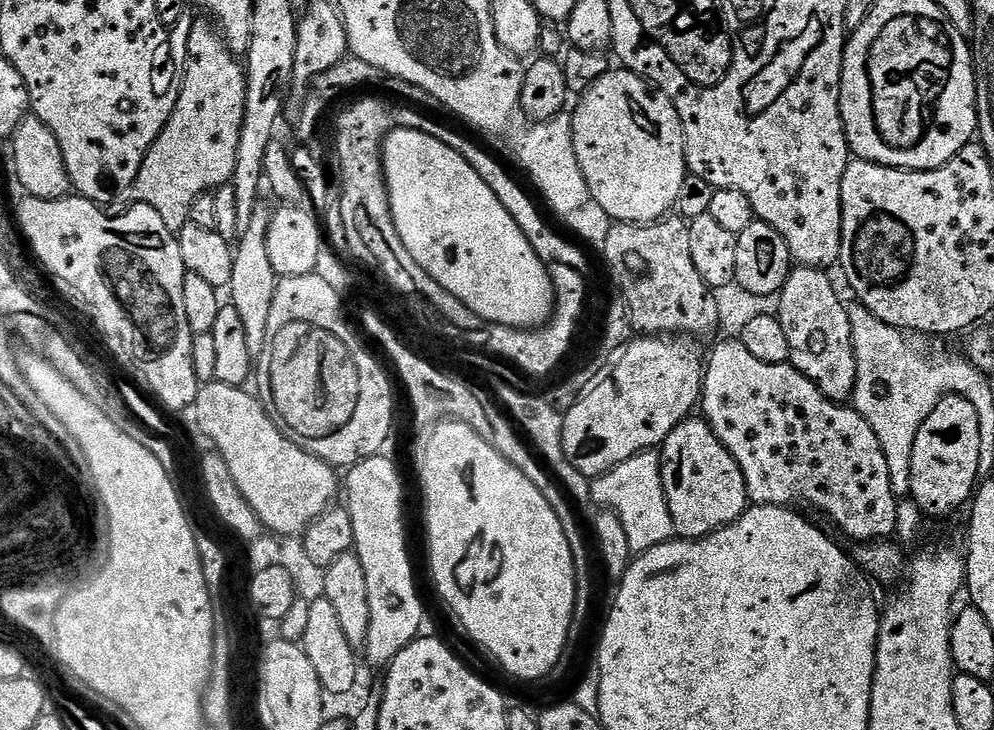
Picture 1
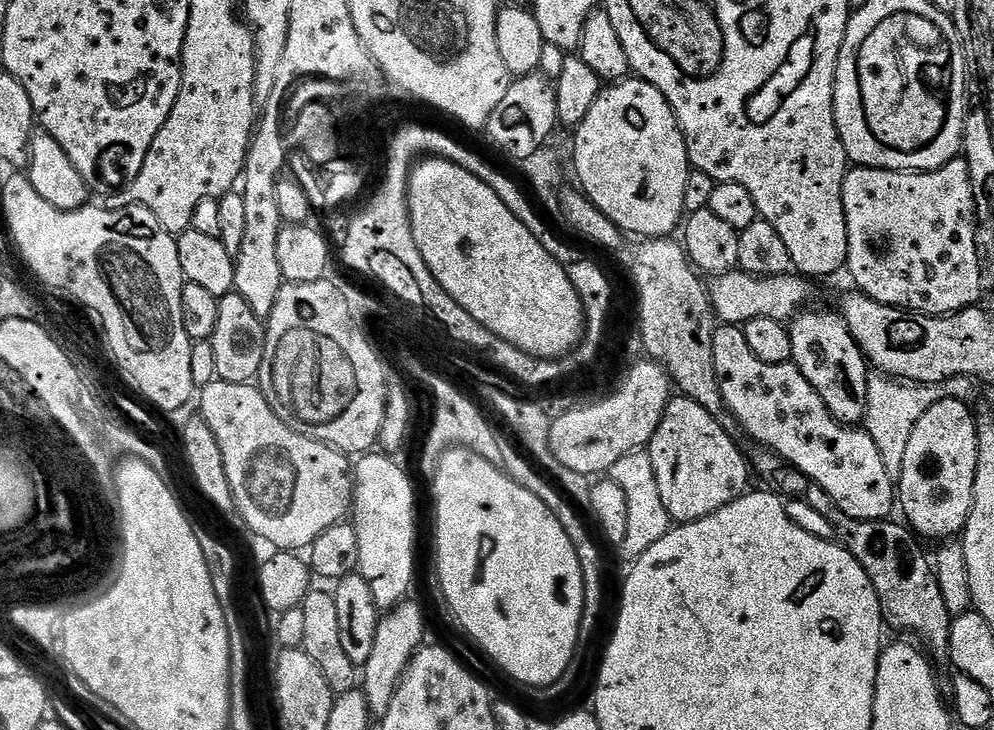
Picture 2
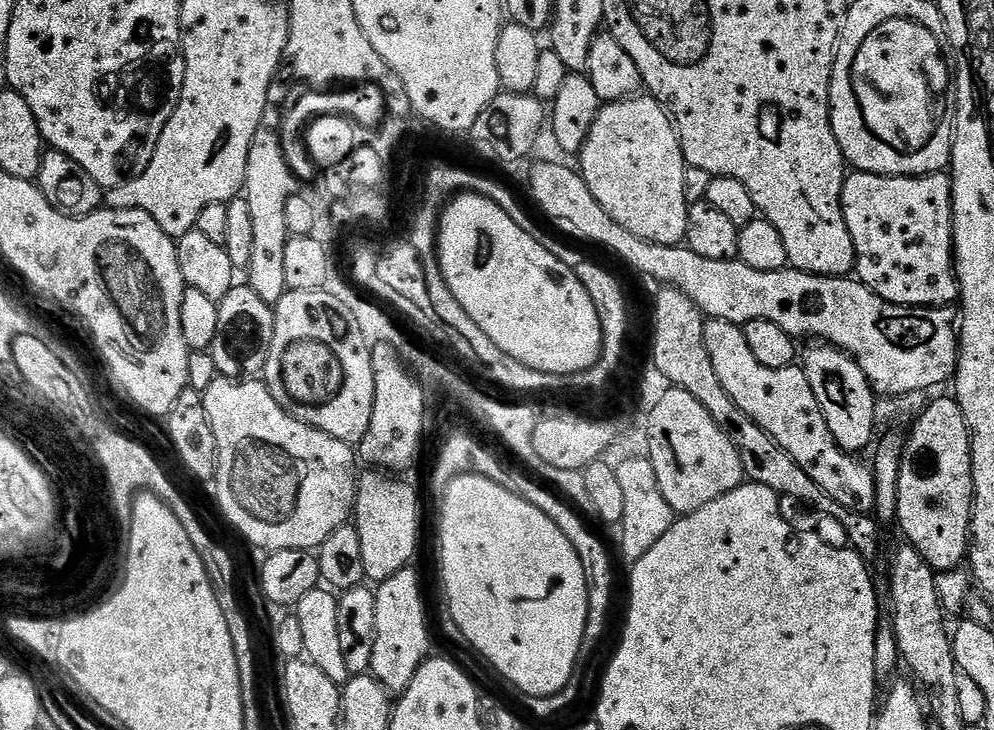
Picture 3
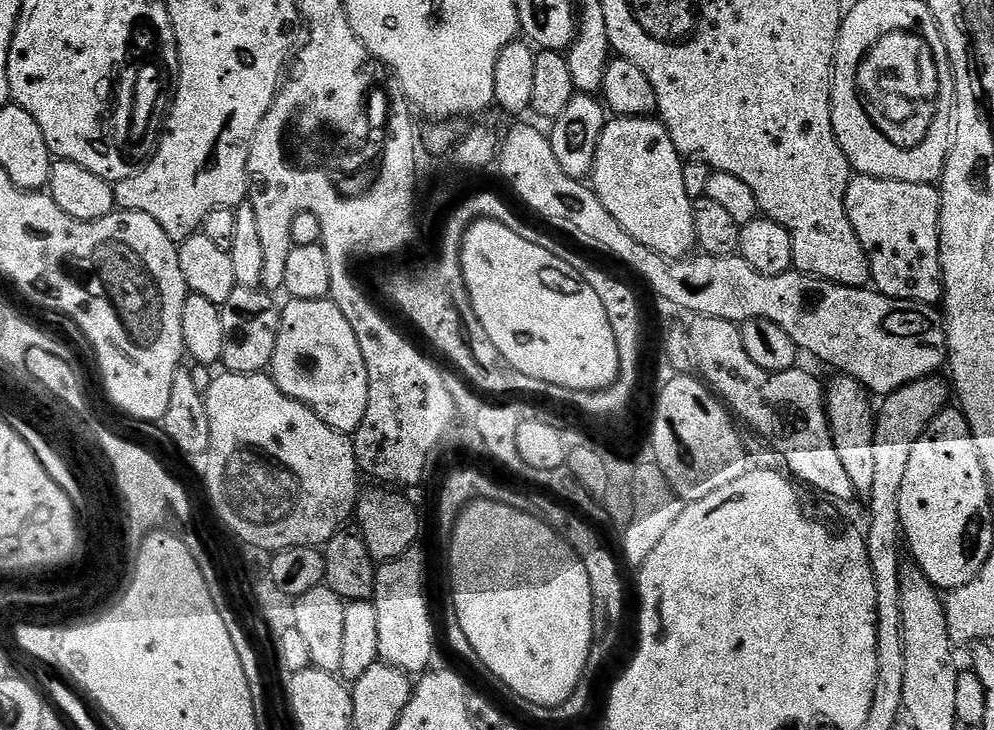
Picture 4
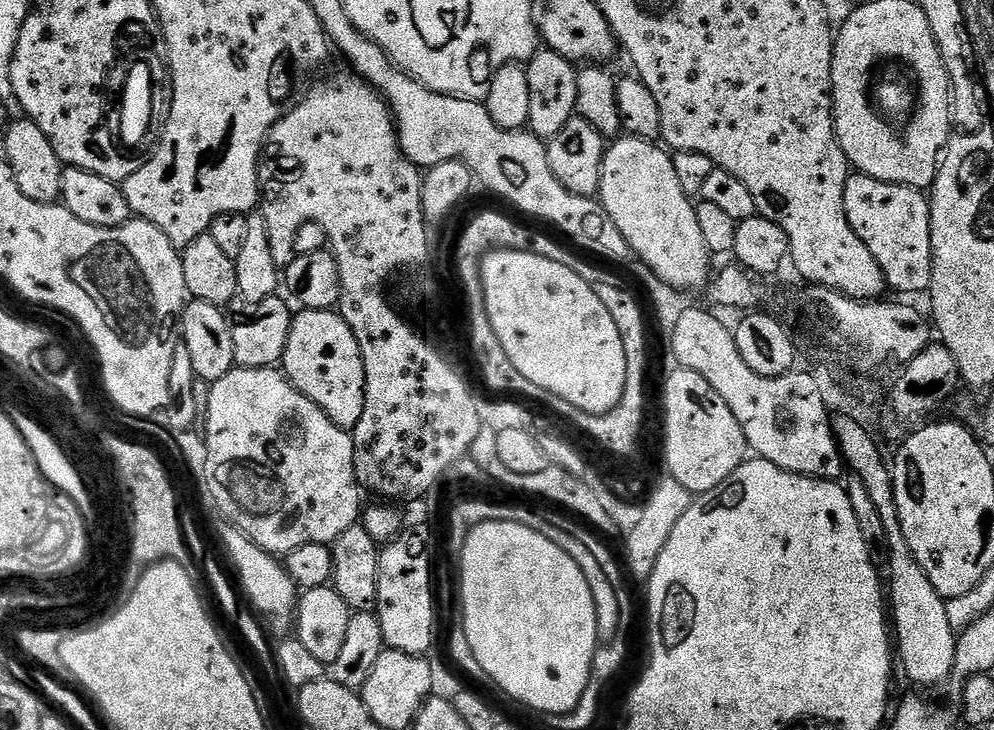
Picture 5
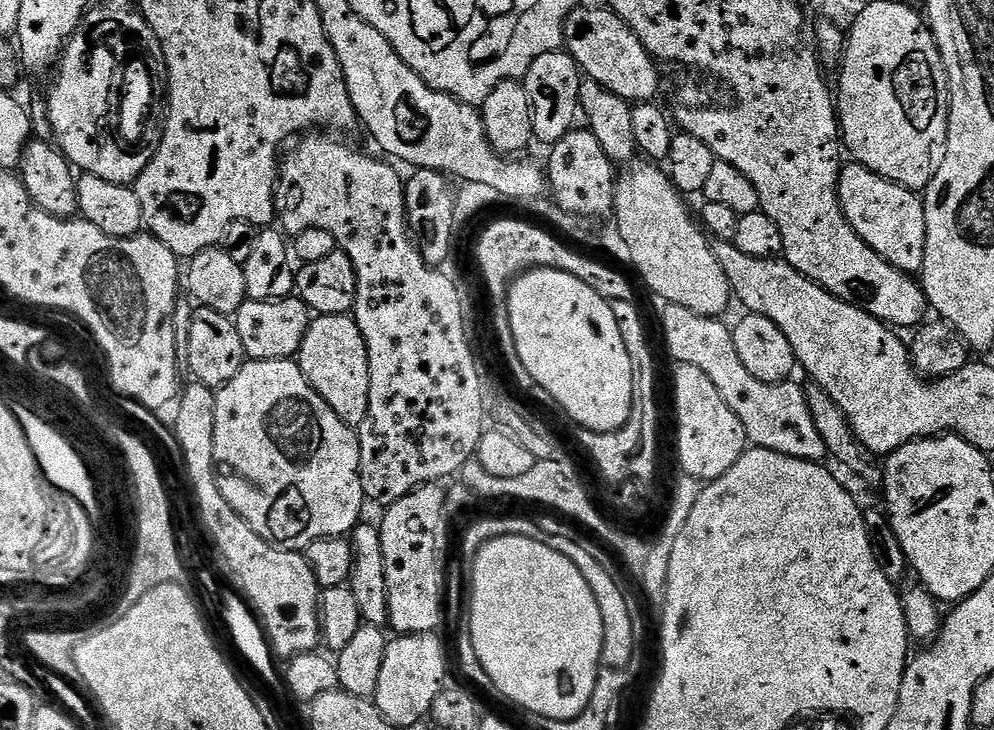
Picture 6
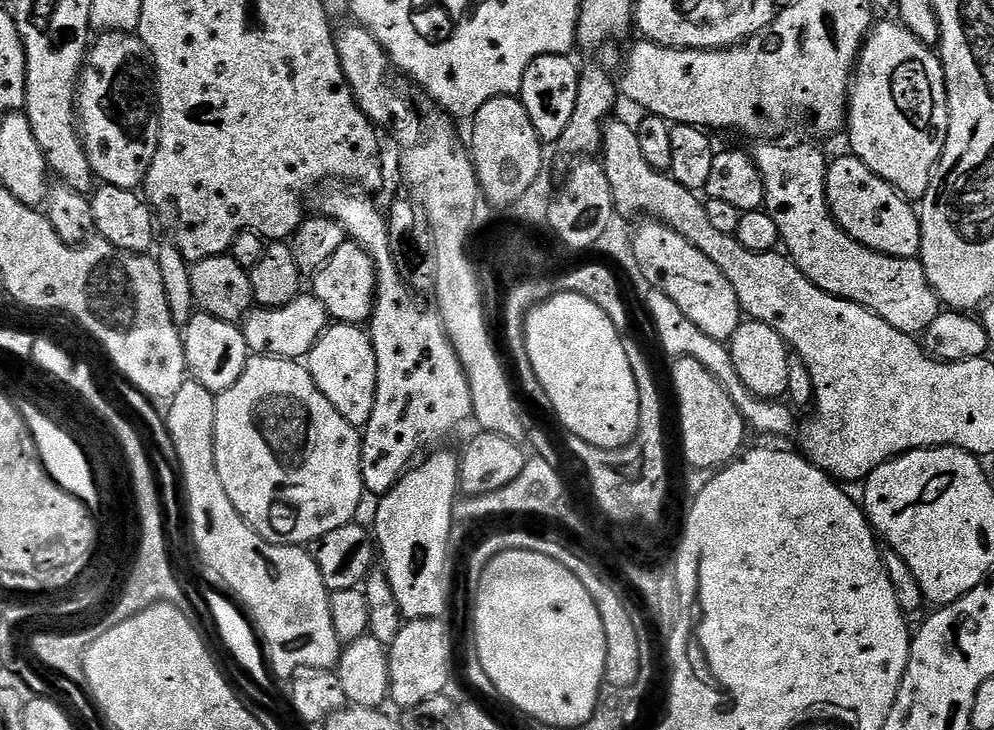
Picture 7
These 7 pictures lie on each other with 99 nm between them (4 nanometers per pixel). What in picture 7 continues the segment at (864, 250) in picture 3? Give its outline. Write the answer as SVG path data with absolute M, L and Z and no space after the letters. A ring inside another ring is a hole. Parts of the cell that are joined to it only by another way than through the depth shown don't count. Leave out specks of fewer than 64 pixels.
M851 154L833 159L828 165L826 190L828 209L838 226L862 246L894 258L907 260L920 254L920 217L907 199L892 185L874 174L864 163Z

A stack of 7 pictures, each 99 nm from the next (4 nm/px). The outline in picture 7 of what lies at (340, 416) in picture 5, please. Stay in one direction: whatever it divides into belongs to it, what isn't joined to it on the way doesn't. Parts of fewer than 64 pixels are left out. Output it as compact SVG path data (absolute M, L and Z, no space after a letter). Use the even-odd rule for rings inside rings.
M333 323L309 350L306 367L330 406L334 406L350 426L363 430L370 422L370 414L374 414L374 394L378 386L378 362L367 331L354 324Z

